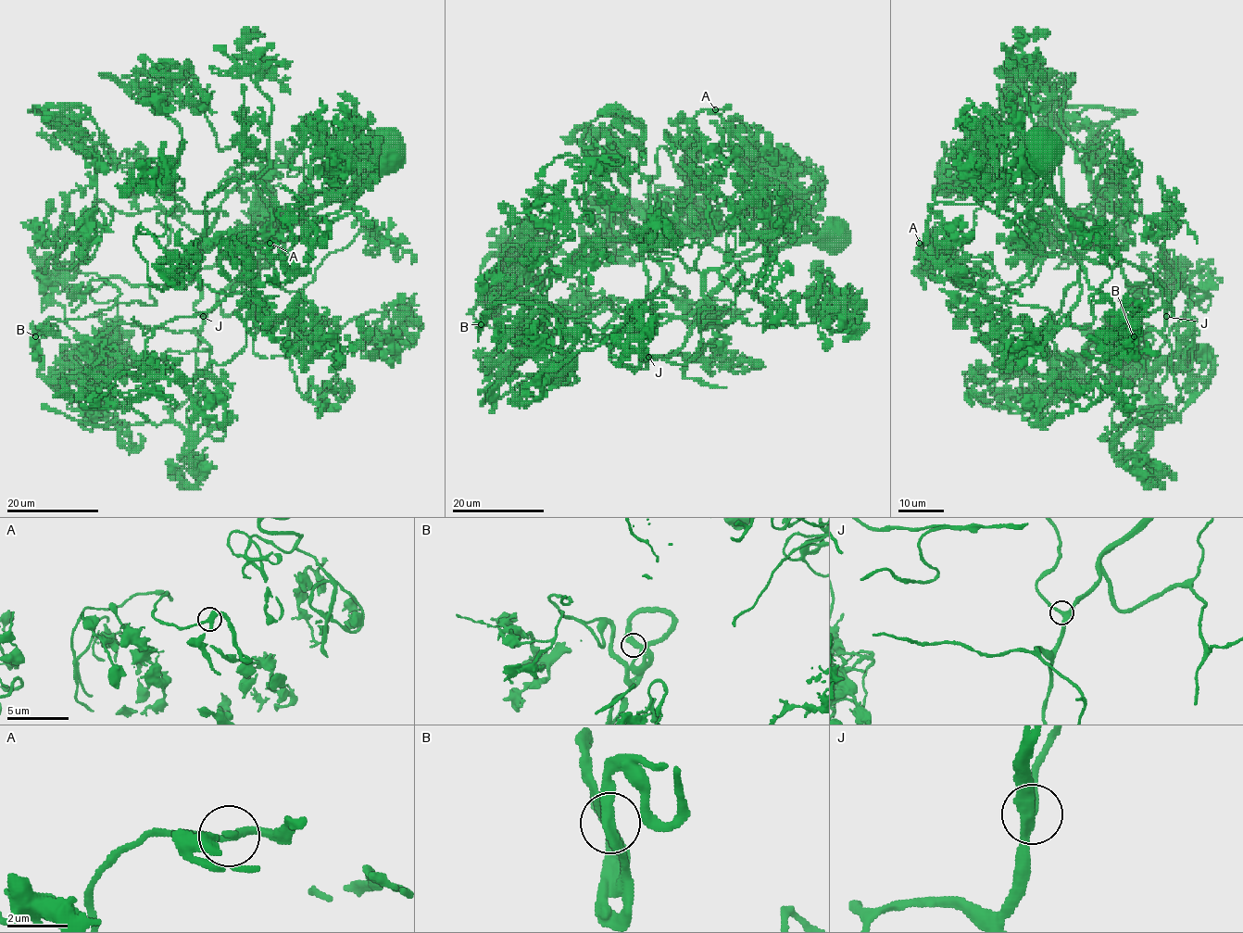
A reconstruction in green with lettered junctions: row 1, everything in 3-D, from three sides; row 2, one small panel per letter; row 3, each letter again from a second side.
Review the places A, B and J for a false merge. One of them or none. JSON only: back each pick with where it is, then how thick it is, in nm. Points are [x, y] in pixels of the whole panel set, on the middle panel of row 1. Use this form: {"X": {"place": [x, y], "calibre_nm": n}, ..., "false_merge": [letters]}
{"false_merge": []}

